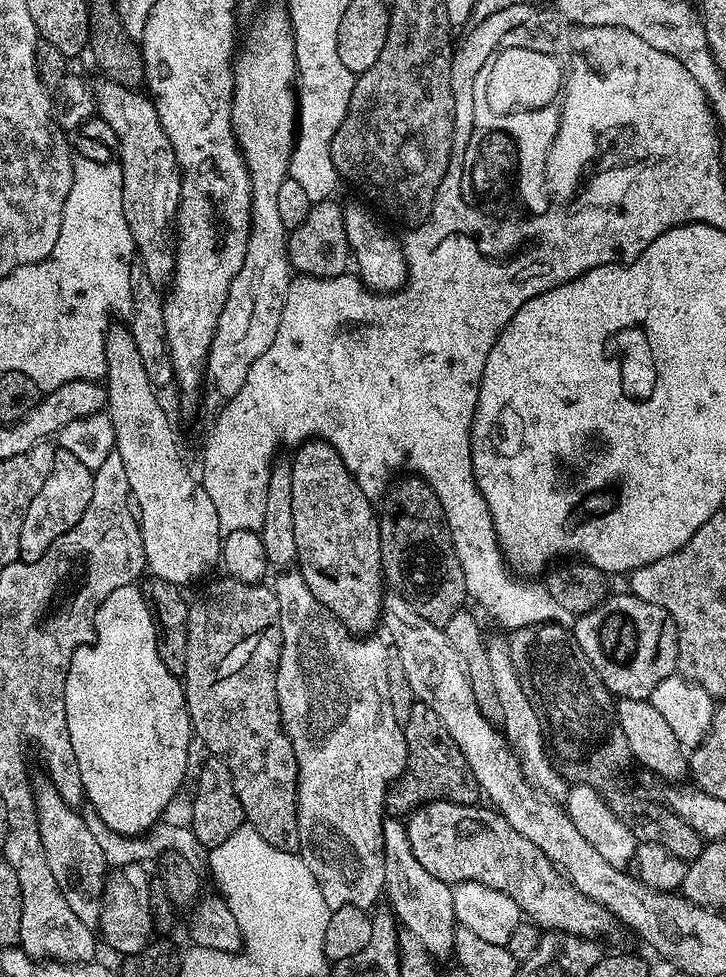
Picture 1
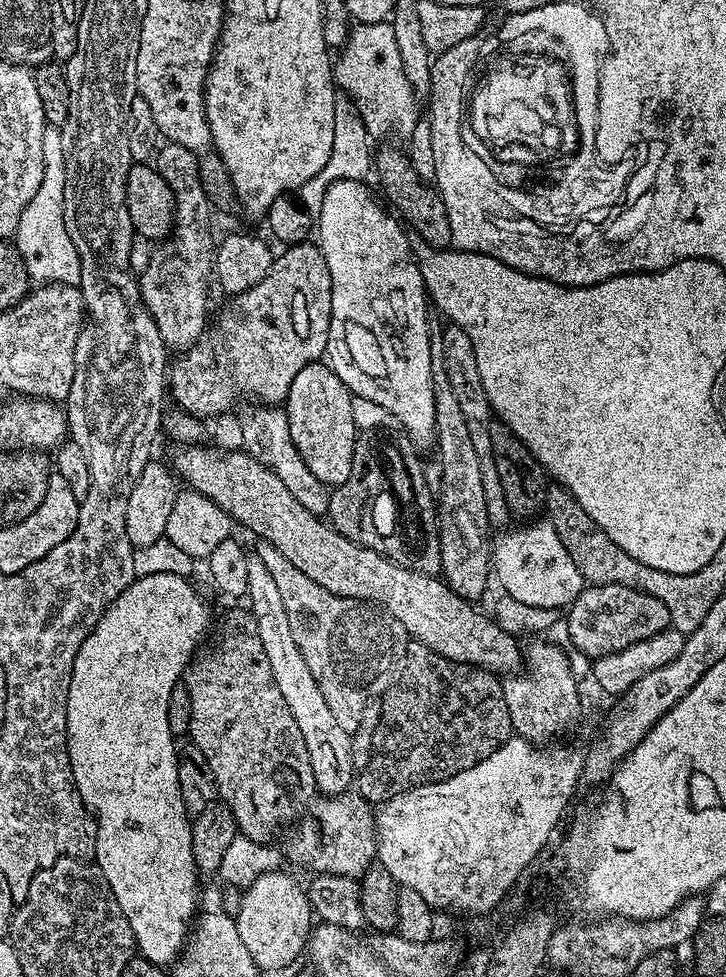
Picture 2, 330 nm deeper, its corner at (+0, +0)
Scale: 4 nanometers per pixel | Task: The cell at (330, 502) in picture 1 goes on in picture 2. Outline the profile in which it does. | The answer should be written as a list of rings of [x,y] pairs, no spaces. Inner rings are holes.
[[[324,362],[302,366],[294,382],[290,382],[286,401],[290,438],[294,438],[298,454],[302,454],[302,462],[310,466],[310,474],[314,474],[318,482],[329,486],[341,484],[350,478],[358,435],[352,398],[353,394],[342,378],[338,378],[338,374],[334,374],[334,370]]]

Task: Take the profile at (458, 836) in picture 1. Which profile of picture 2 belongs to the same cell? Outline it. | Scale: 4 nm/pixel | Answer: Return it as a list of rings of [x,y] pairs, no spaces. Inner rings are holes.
[[[356,790],[341,792],[339,796],[321,795],[313,800],[288,834],[288,841],[282,844],[287,863],[289,860],[300,868],[312,867],[316,874],[359,878],[377,859],[376,812]]]

